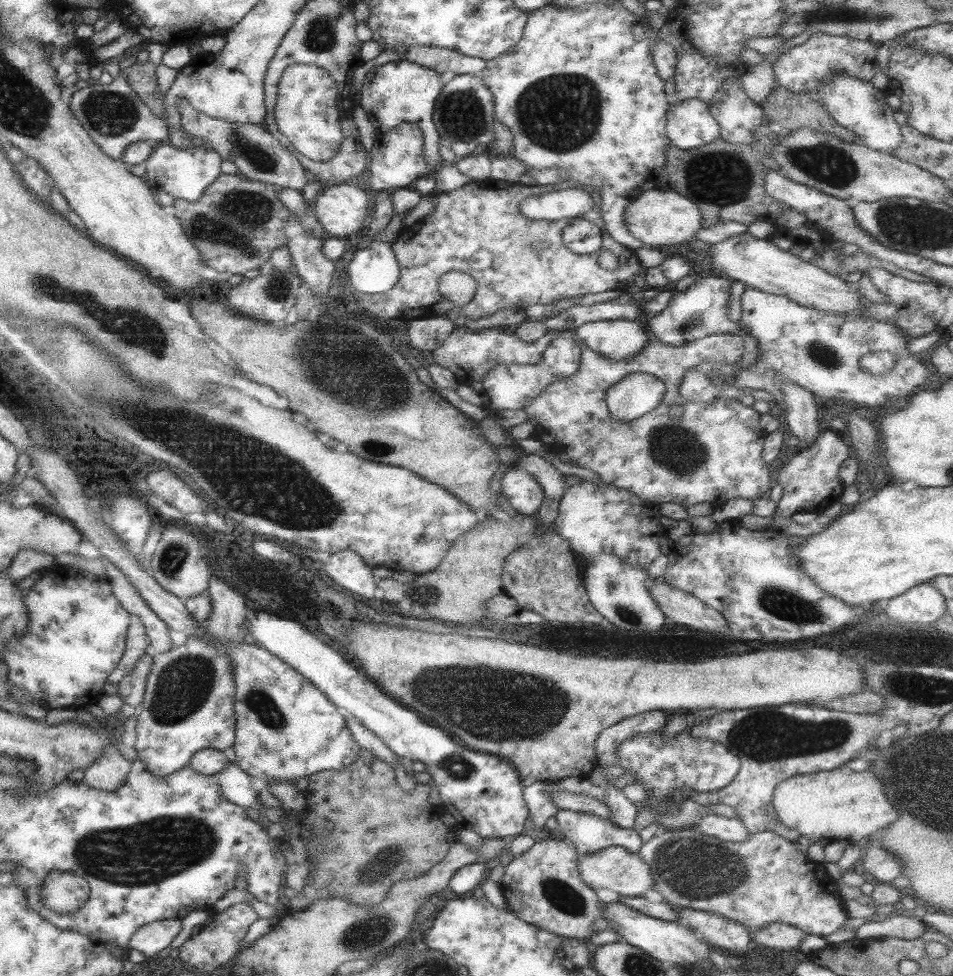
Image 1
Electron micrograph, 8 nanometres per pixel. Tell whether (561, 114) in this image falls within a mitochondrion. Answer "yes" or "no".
yes

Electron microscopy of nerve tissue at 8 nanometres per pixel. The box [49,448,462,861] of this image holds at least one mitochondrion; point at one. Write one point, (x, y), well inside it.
(181, 688)

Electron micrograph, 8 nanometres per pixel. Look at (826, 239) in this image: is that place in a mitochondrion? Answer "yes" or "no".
no

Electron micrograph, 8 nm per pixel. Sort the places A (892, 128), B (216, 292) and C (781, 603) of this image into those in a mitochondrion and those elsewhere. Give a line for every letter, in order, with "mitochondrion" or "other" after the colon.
A: other
B: other
C: mitochondrion

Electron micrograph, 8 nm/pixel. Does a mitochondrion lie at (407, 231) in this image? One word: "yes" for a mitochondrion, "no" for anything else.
no

